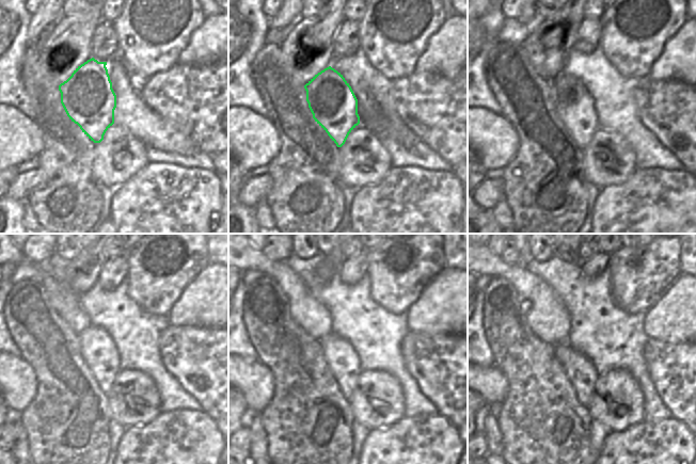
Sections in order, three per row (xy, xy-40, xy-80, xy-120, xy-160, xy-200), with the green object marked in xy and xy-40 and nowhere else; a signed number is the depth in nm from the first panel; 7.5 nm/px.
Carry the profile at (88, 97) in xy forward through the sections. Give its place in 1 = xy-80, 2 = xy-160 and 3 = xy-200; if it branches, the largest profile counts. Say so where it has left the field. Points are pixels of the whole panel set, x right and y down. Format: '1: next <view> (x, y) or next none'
1: next xy-80 (575, 107)
2: next xy-160 (342, 358)
3: next xy-200 (581, 372)

